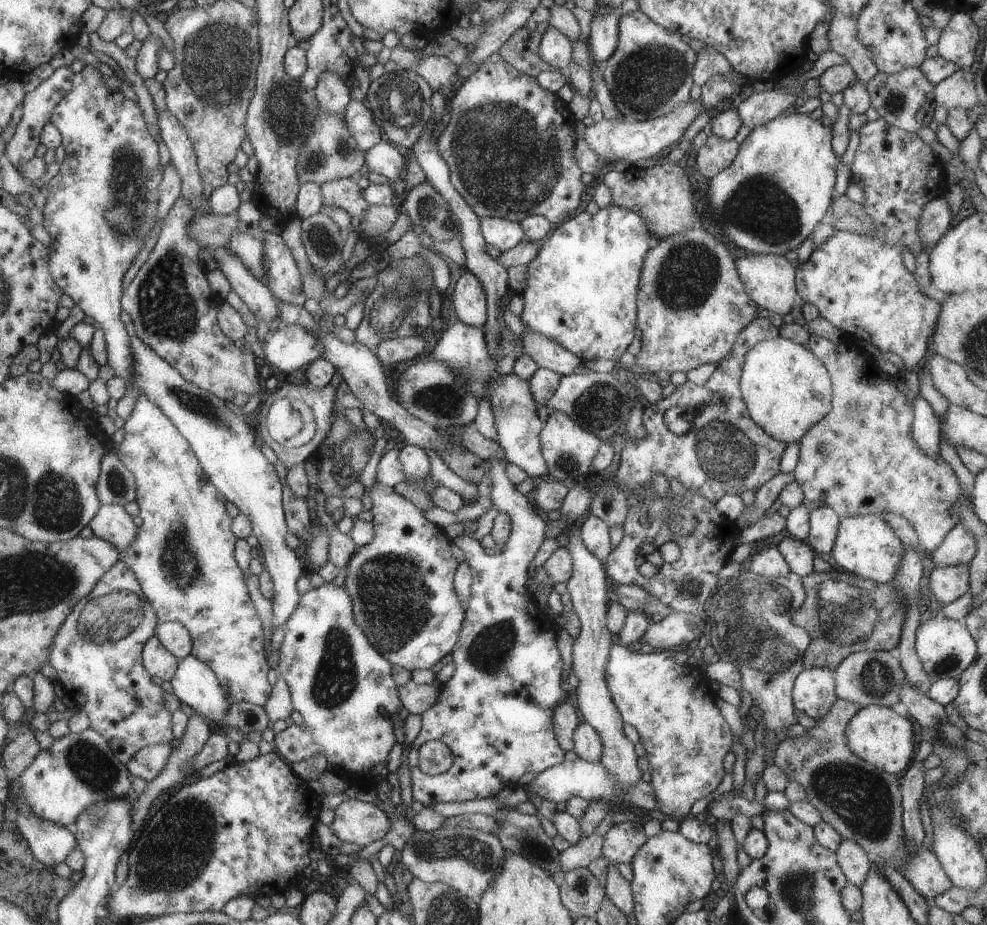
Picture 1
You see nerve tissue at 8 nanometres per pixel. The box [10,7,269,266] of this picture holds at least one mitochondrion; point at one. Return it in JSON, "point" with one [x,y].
{"point":[218,60]}

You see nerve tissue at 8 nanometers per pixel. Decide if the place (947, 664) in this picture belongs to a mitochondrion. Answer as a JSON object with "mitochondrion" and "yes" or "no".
{"mitochondrion":"yes"}

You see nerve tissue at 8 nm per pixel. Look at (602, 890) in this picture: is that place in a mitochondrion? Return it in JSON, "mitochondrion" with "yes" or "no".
{"mitochondrion":"no"}

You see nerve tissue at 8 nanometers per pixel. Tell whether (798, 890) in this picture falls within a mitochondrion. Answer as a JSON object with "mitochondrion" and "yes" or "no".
{"mitochondrion":"yes"}

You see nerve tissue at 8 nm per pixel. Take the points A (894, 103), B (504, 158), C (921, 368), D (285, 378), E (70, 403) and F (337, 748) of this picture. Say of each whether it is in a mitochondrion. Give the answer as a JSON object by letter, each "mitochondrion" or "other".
{"A":"mitochondrion","B":"mitochondrion","C":"other","D":"other","E":"other","F":"other"}

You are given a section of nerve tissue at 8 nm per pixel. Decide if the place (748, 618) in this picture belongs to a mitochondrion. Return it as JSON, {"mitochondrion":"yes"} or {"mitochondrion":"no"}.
{"mitochondrion":"yes"}

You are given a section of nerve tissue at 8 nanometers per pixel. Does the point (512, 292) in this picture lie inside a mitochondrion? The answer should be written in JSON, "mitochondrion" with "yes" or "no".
{"mitochondrion":"no"}

